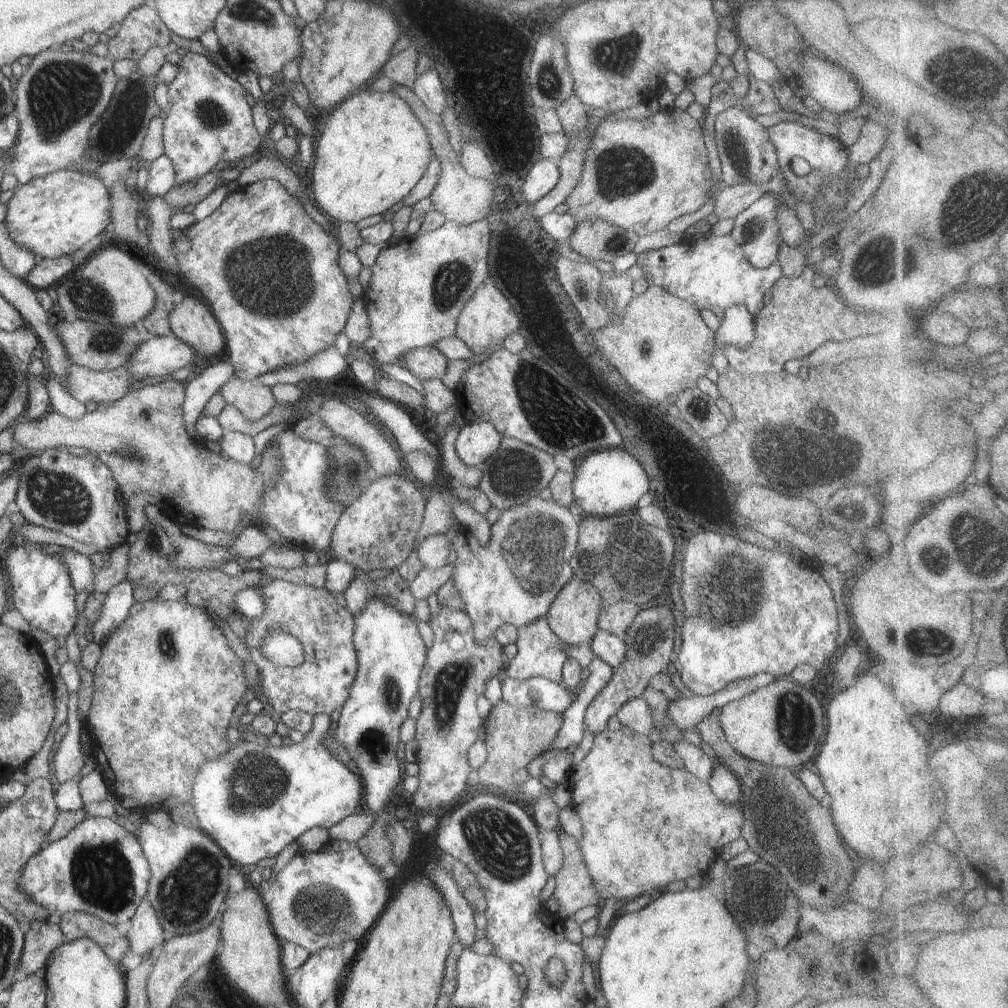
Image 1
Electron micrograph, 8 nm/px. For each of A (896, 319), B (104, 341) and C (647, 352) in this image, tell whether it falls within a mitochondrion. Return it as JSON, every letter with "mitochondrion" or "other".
{"A":"other","B":"mitochondrion","C":"mitochondrion"}

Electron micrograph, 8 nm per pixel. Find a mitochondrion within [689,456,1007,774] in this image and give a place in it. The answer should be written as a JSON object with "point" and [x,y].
{"point":[932,560]}

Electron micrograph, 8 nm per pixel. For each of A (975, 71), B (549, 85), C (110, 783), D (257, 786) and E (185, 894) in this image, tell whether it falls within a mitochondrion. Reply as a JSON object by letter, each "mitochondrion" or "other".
{"A":"mitochondrion","B":"mitochondrion","C":"other","D":"mitochondrion","E":"mitochondrion"}

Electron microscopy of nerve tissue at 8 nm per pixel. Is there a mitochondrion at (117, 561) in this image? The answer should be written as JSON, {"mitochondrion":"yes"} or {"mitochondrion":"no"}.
{"mitochondrion":"no"}

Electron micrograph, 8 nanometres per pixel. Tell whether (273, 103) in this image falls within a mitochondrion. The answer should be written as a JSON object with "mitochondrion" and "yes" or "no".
{"mitochondrion":"no"}

